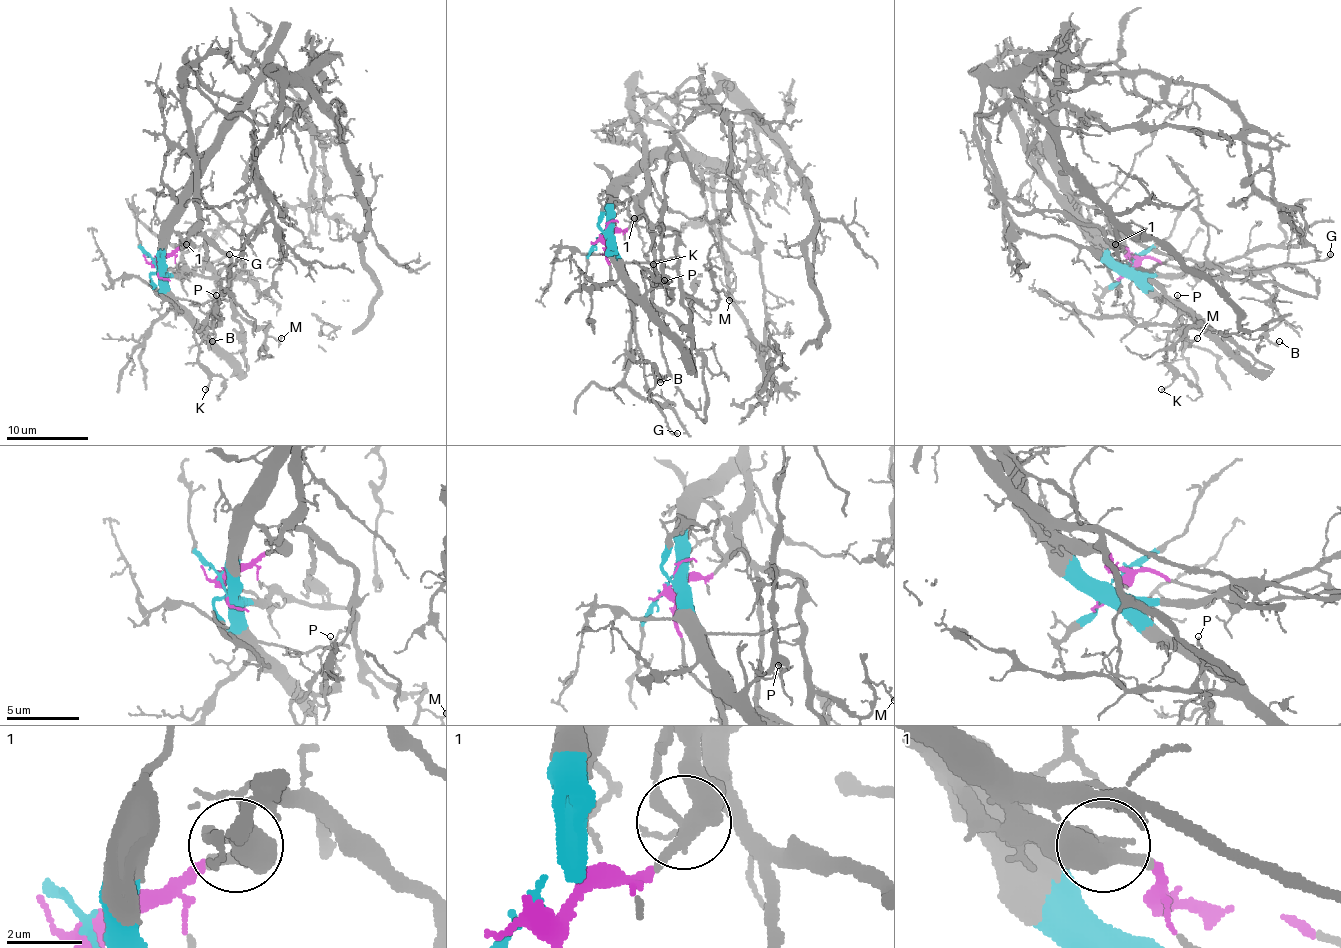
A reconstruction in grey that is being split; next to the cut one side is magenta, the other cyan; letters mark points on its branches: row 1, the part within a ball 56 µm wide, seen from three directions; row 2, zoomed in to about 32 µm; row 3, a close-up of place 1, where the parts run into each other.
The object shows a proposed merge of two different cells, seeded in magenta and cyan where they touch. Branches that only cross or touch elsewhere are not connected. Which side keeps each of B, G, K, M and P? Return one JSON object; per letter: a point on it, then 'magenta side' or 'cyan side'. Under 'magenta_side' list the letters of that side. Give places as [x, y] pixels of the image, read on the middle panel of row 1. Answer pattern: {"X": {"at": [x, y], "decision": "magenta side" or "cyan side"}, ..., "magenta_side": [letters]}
{"B": {"at": [660, 382], "decision": "magenta side"}, "G": {"at": [677, 433], "decision": "magenta side"}, "K": {"at": [653, 264], "decision": "cyan side"}, "M": {"at": [729, 300], "decision": "magenta side"}, "P": {"at": [664, 280], "decision": "cyan side"}, "magenta_side": ["B", "G", "M"]}

